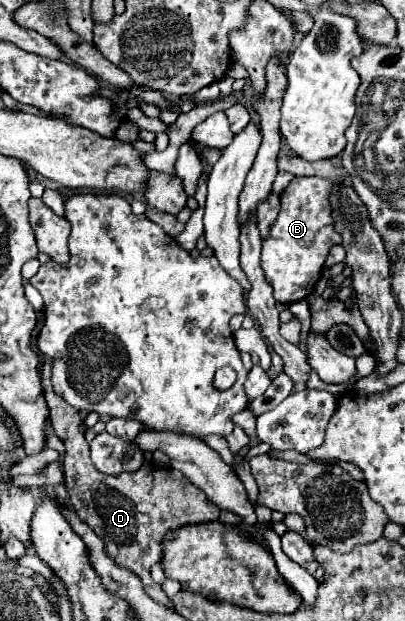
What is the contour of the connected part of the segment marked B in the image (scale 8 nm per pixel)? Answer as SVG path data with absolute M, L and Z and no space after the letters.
M295 177L281 193L281 211L269 235L263 239L261 269L267 283L273 287L275 301L283 305L307 299L313 293L329 249L341 243L341 235L335 231L335 221L331 217L331 187L327 179Z

